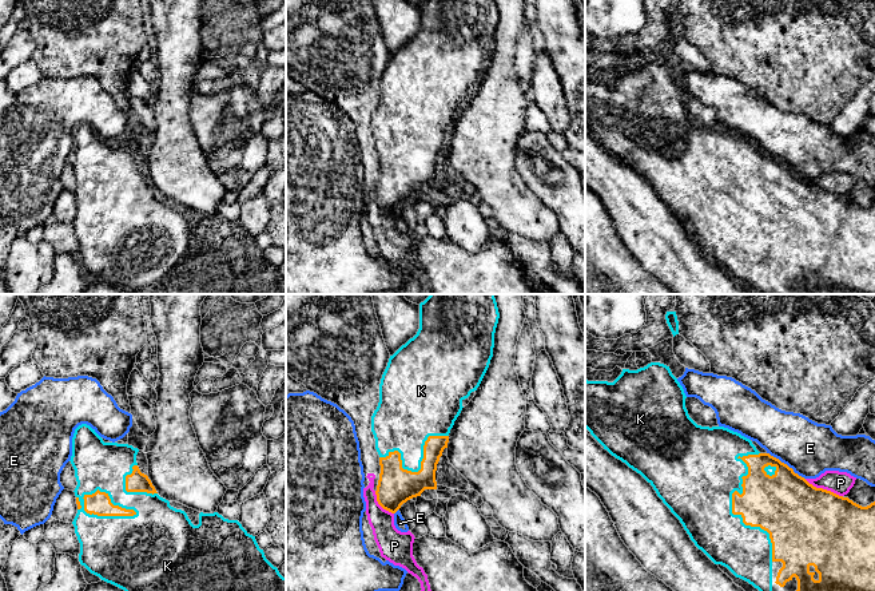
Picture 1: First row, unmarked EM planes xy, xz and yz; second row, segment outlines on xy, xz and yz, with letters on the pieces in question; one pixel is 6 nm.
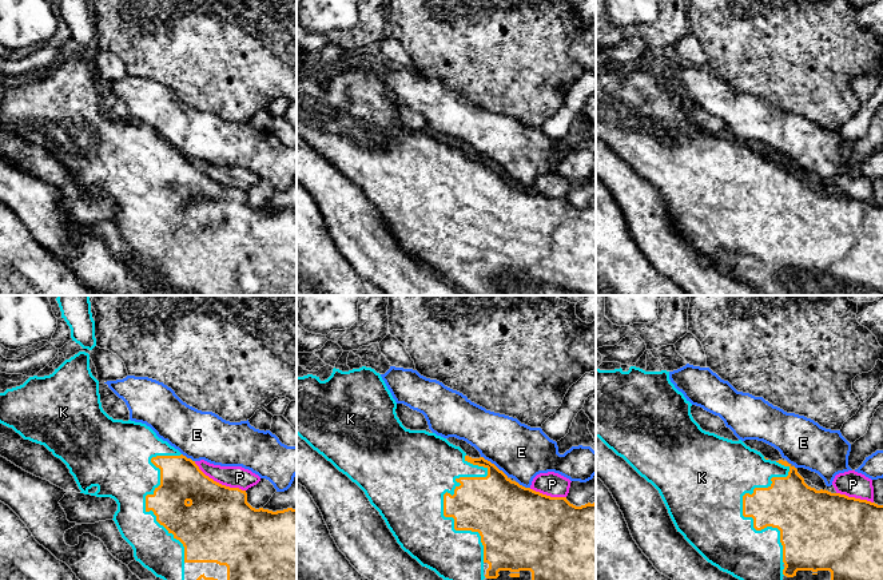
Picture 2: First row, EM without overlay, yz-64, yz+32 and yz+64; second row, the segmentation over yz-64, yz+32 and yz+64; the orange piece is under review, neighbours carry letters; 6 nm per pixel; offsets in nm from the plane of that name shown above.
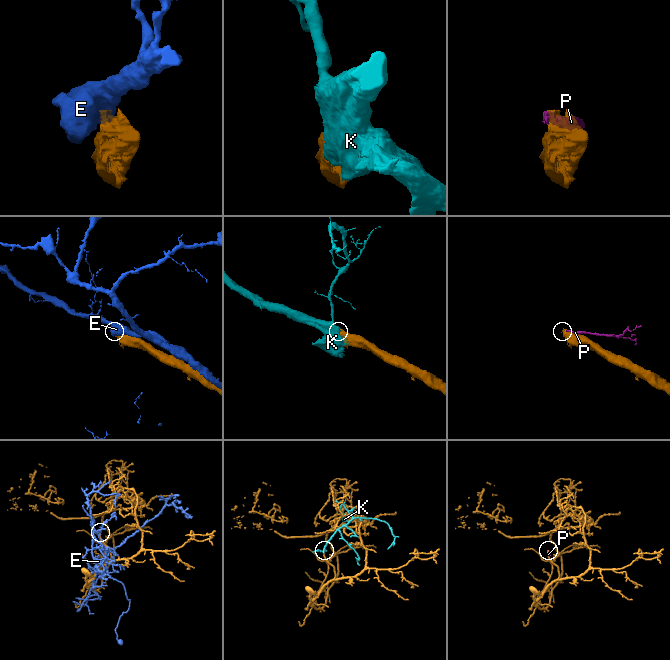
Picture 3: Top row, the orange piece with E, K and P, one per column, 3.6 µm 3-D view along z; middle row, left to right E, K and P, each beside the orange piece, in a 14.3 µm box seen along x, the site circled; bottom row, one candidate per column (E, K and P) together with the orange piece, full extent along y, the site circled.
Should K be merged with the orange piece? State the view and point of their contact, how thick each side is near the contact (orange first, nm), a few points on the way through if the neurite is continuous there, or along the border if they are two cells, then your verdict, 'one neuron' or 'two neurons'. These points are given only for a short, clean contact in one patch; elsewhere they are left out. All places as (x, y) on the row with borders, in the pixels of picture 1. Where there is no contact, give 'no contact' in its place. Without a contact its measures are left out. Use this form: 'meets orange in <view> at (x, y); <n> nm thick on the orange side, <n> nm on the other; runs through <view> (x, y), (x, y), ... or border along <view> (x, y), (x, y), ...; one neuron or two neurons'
meets orange in yz at (732, 512); 320 nm thick on the orange side, 420 nm on the other; one neuron

